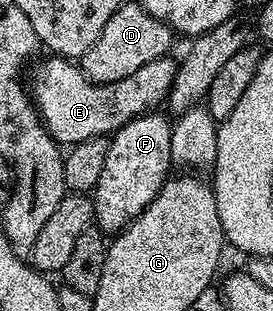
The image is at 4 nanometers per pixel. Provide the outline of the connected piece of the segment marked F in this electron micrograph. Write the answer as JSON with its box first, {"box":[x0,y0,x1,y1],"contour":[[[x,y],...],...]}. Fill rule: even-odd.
{"box":[94,113,173,233],"contour":[[[145,113],[131,119],[112,132],[108,139],[102,177],[98,177],[98,185],[94,189],[94,223],[105,233],[119,233],[130,226],[140,216],[142,209],[146,209],[146,205],[158,197],[173,170],[170,153],[172,123],[167,114],[152,114]]]}

